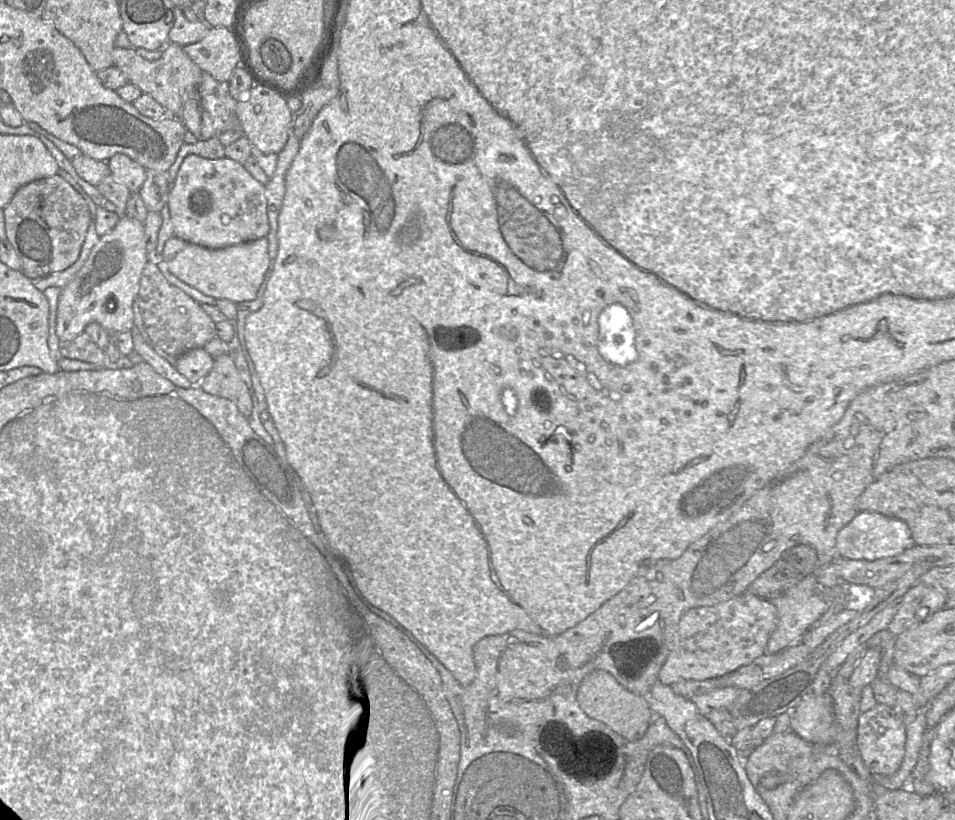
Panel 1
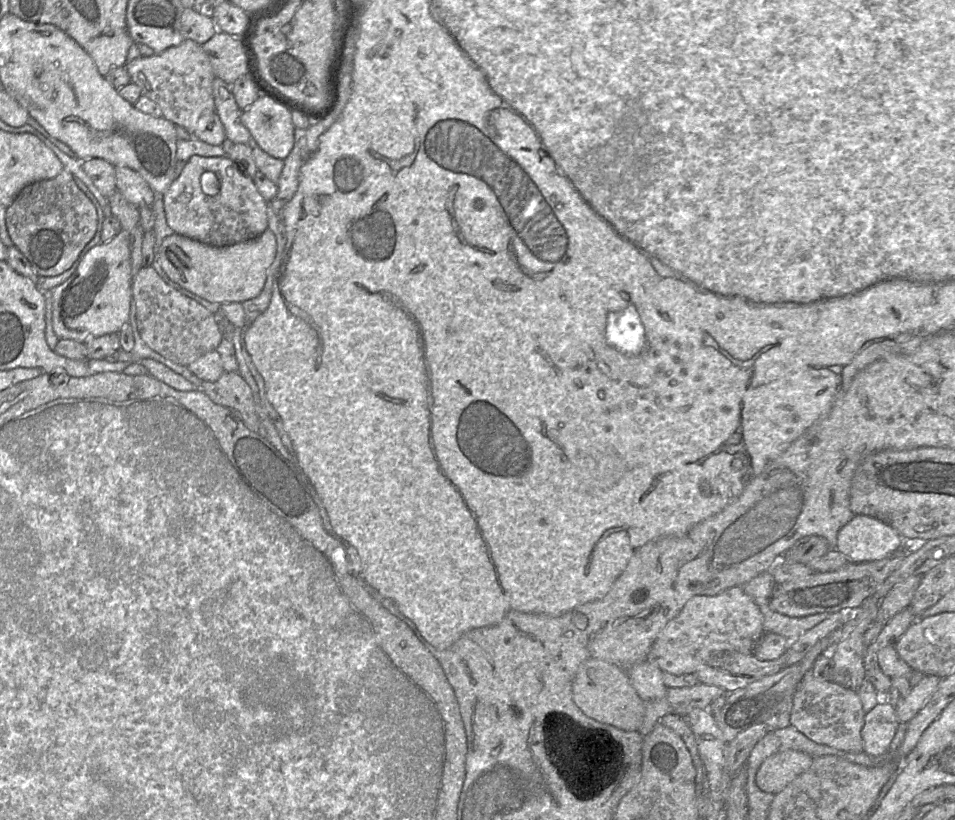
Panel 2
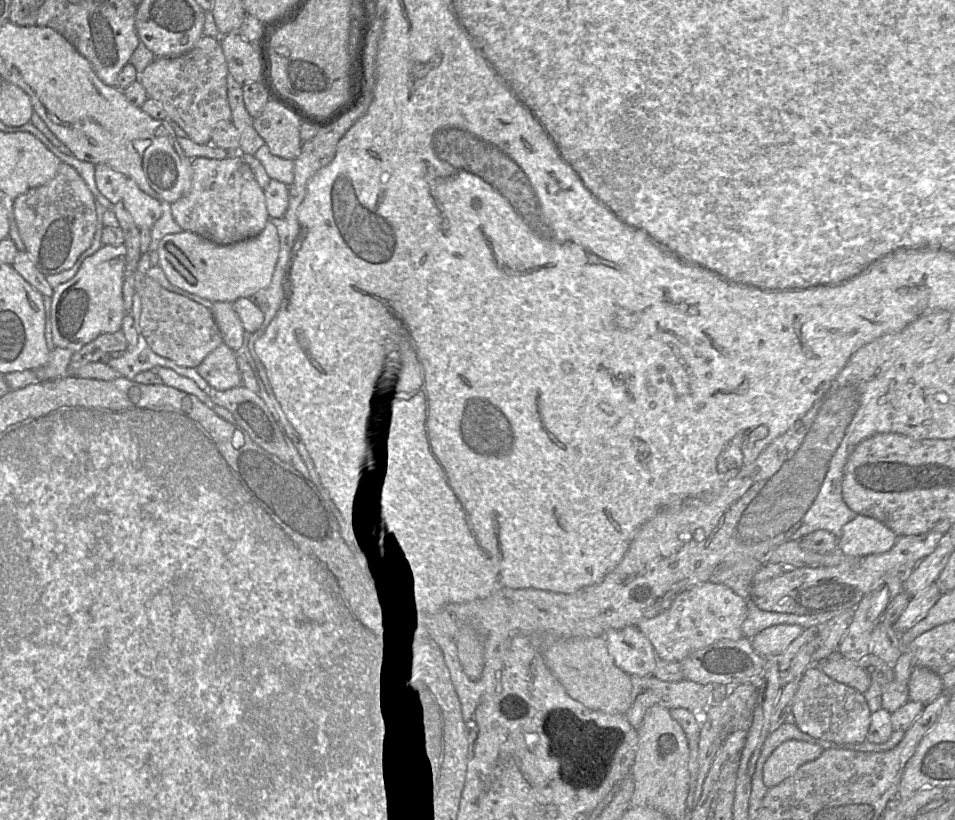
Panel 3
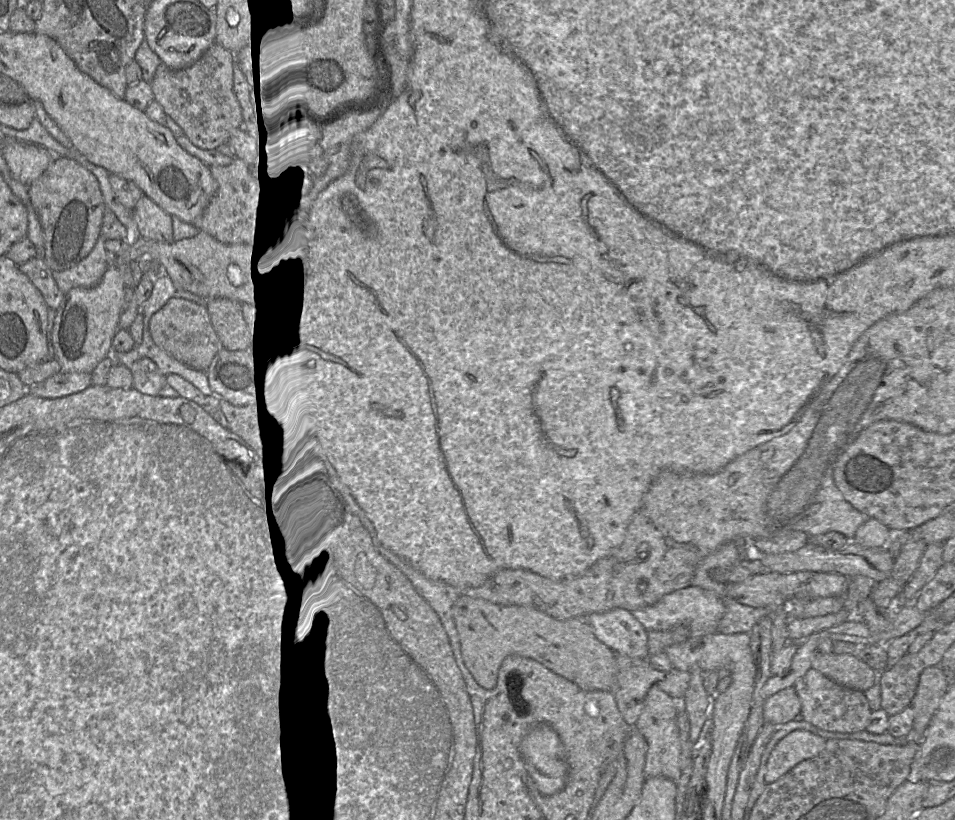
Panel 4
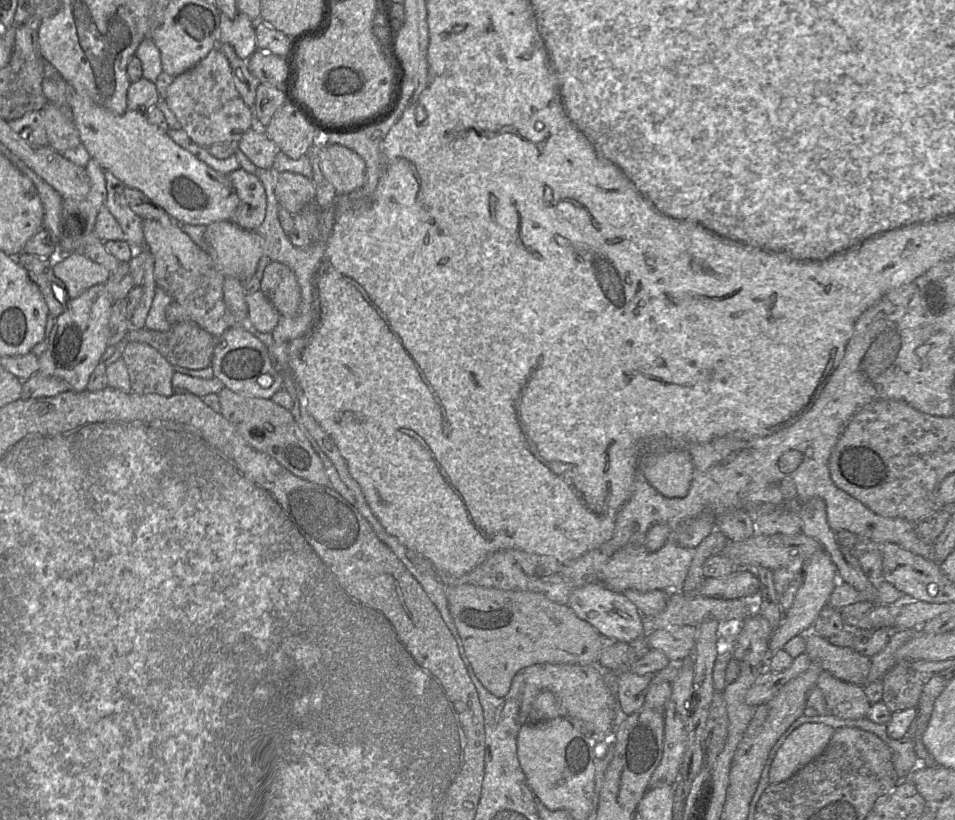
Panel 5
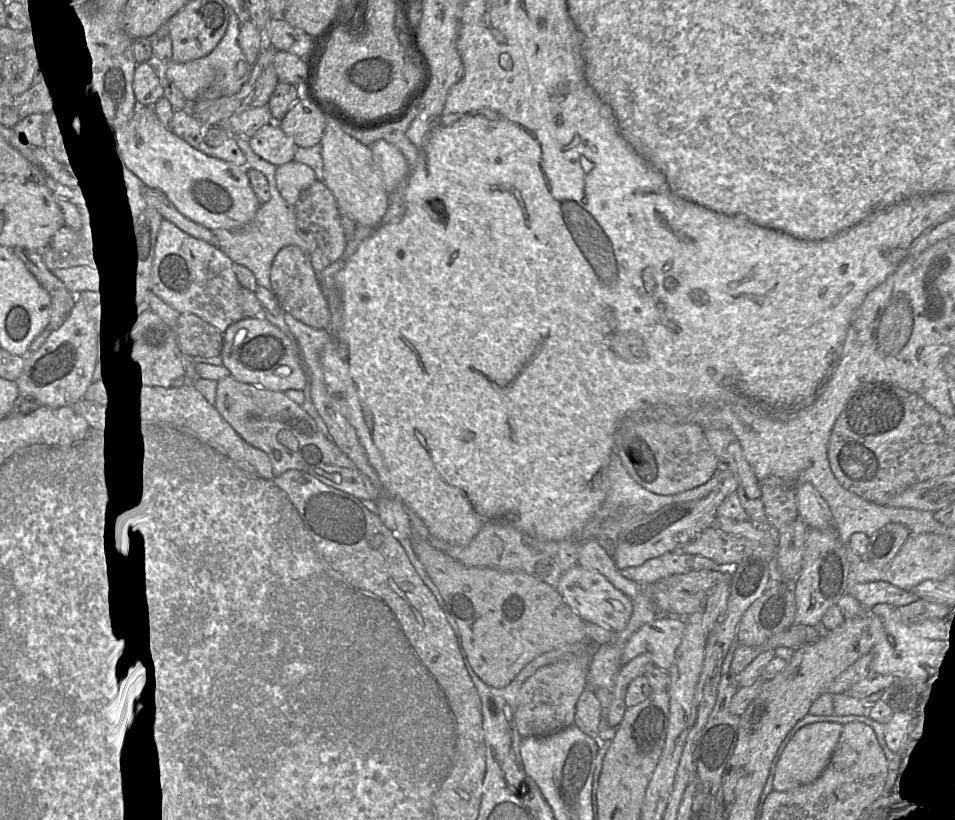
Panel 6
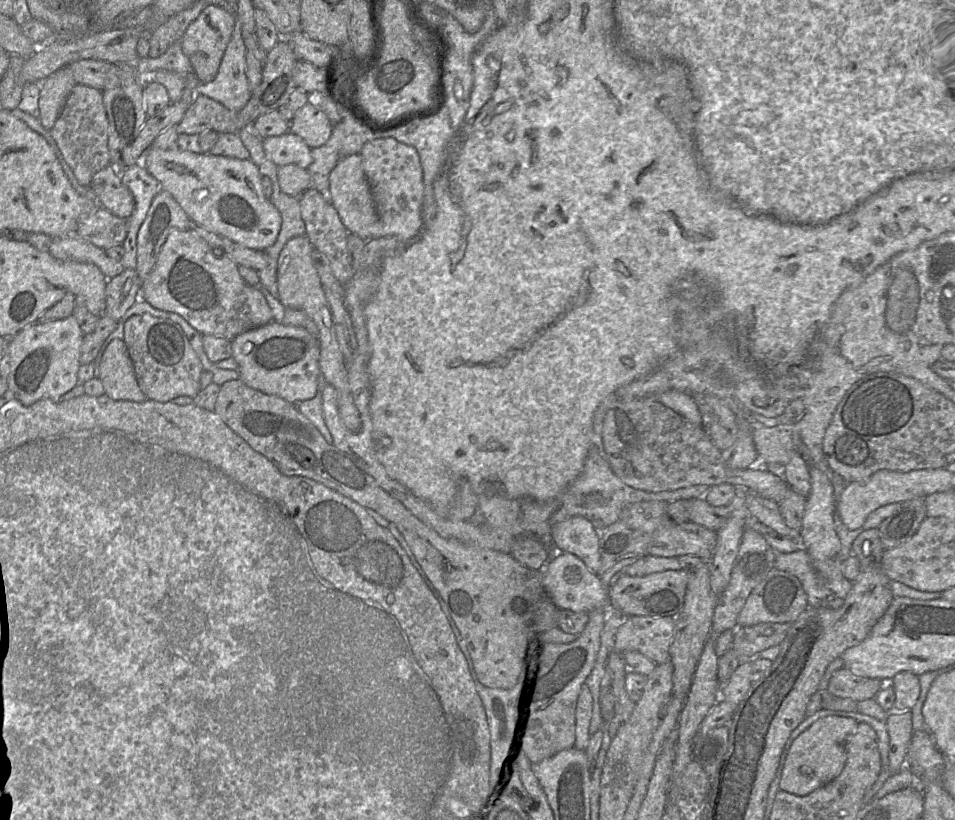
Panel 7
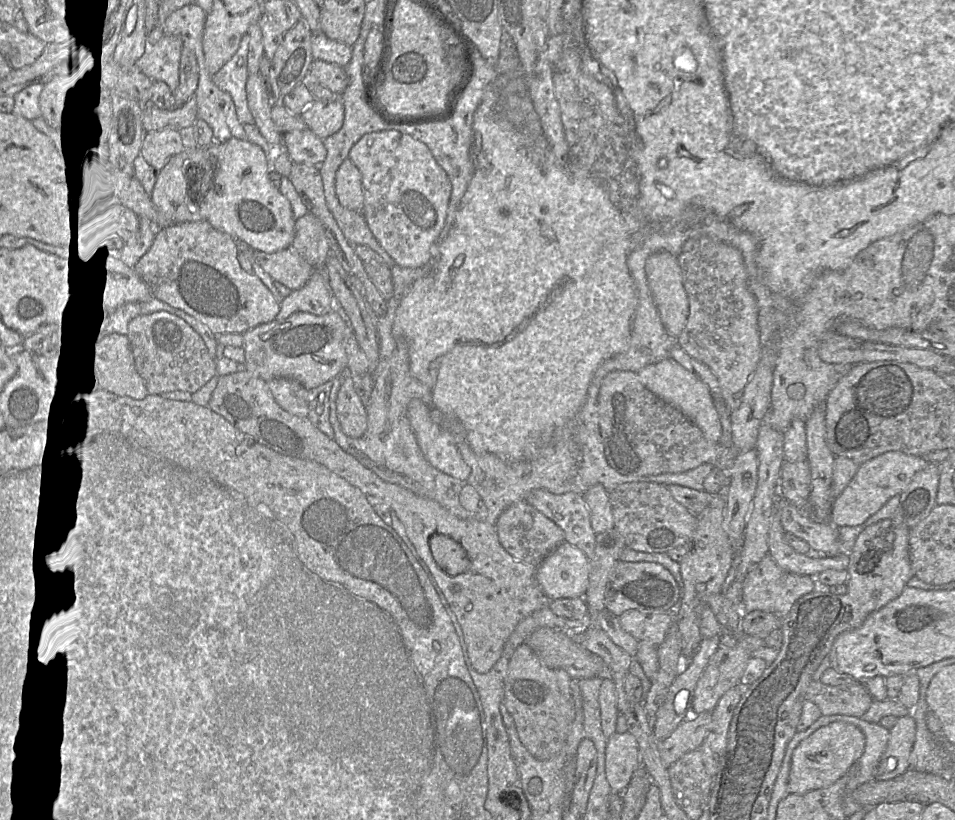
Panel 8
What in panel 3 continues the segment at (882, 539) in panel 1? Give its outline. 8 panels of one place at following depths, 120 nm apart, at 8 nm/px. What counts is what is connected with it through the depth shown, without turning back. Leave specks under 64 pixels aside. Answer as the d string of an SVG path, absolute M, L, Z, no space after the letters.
M858 514L842 527L837 550L848 557L865 557L890 550L898 536L880 521Z

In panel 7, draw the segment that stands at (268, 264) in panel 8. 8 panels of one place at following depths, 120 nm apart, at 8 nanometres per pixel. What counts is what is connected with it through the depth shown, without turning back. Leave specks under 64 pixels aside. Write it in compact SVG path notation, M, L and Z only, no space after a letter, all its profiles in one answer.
M192 224L192 227L189 226L188 229L195 230L213 248L221 249L223 254L229 256L238 266L246 266L259 271L268 264L268 258L264 251L246 248L195 224Z

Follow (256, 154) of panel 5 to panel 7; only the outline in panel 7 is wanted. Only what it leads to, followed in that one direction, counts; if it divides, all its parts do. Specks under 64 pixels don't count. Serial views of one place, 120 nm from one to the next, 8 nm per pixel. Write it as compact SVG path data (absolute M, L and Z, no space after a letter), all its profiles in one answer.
M291 132L263 139L263 149L267 158L278 167L292 164L307 169L312 163L311 148Z

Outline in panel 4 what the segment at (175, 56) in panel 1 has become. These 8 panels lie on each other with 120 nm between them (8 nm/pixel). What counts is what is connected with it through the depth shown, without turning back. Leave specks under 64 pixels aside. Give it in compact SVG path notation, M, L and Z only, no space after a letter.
M214 42L191 66L166 70L151 81L154 99L184 131L196 147L216 149L243 123L240 104L233 90L234 53Z

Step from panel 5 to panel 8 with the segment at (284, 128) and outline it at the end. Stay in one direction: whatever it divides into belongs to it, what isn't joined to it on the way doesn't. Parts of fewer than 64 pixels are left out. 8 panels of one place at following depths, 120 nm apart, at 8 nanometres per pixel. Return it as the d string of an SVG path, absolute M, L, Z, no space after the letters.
M340 96L329 101L316 100L301 114L302 120L322 140L336 134L344 123L344 106Z

